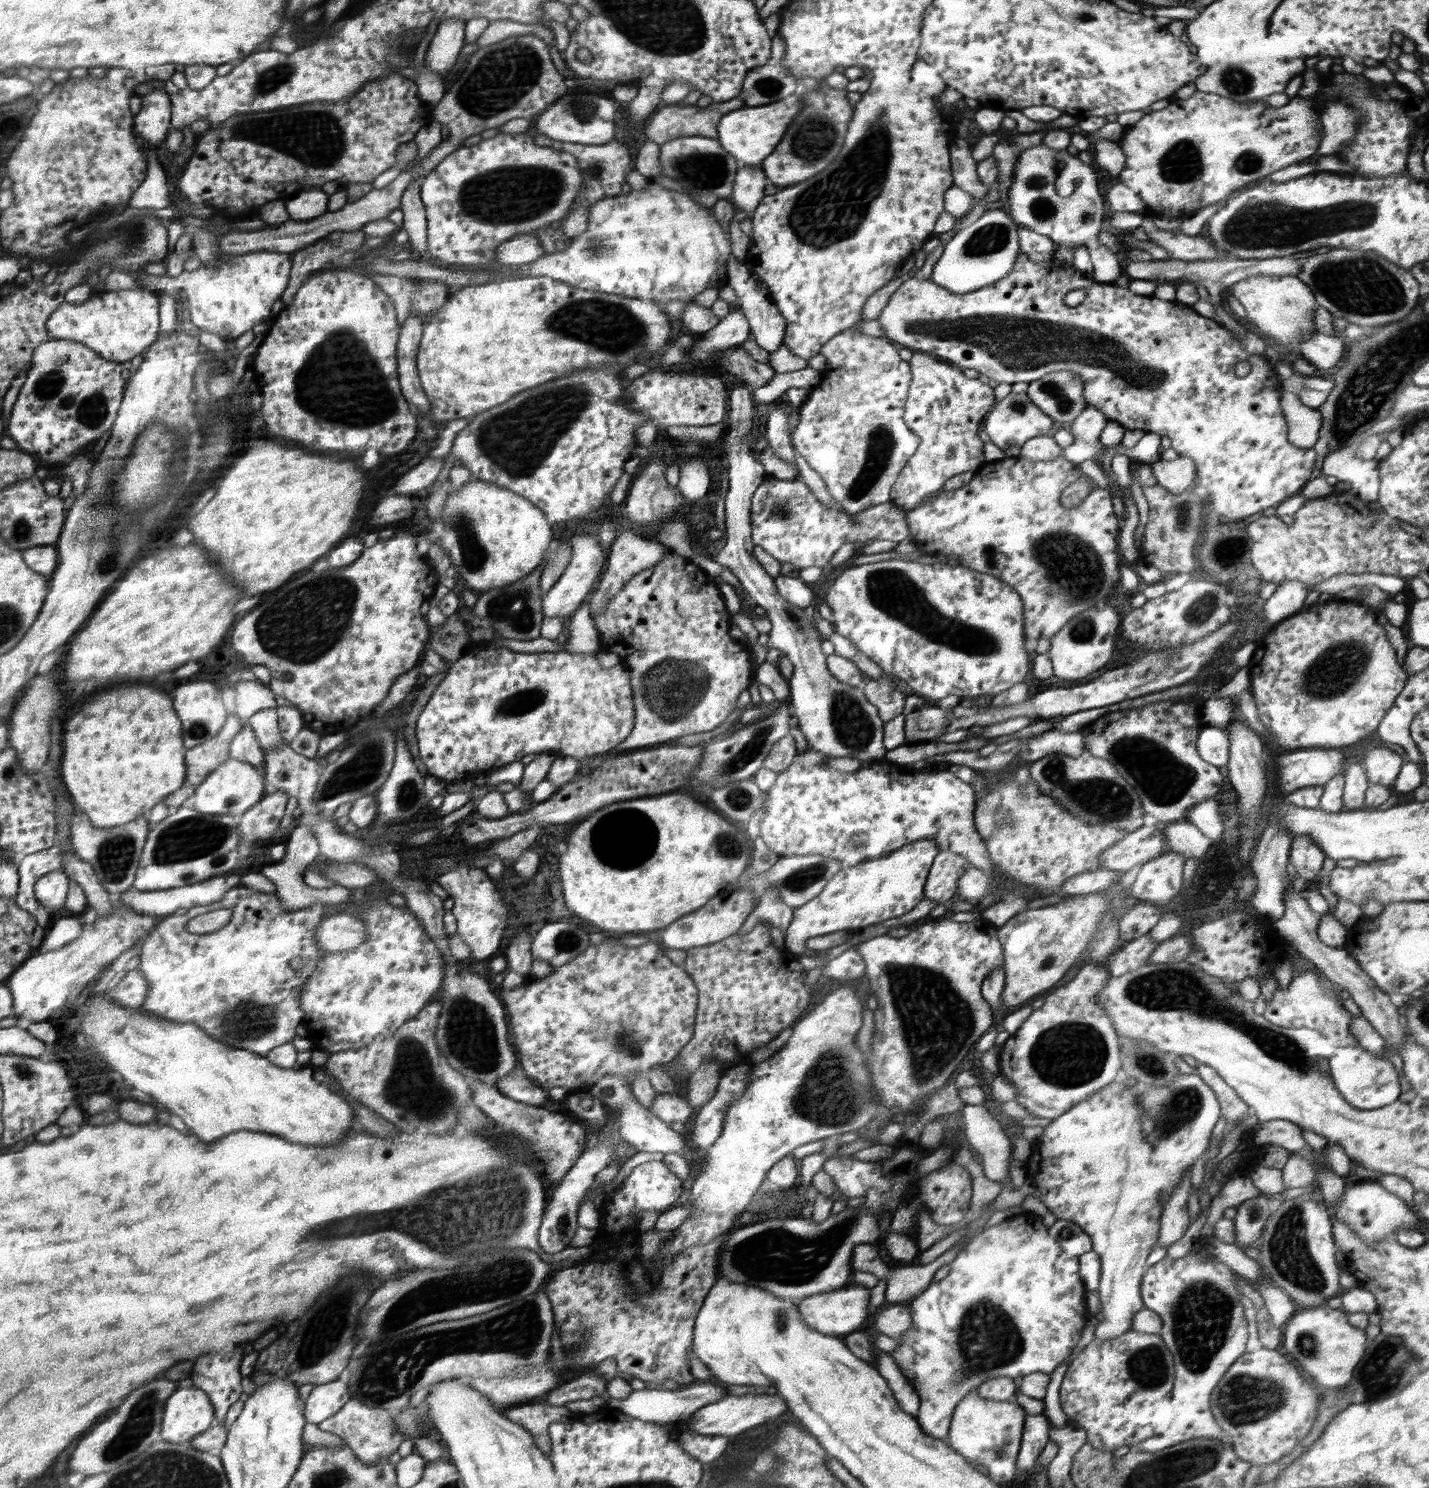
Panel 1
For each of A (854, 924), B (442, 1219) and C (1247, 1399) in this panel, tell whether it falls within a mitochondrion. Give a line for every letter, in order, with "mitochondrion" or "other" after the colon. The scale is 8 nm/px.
A: other
B: mitochondrion
C: mitochondrion

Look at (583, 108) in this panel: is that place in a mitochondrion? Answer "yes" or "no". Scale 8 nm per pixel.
yes

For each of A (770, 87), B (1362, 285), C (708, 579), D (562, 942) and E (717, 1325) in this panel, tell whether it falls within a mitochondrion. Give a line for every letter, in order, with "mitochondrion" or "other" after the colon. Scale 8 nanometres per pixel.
A: mitochondrion
B: mitochondrion
C: other
D: mitochondrion
E: other

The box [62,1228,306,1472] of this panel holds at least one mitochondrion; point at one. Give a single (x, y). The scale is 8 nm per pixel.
(119, 1446)

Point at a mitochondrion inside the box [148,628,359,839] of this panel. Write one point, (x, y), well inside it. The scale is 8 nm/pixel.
(199, 729)

